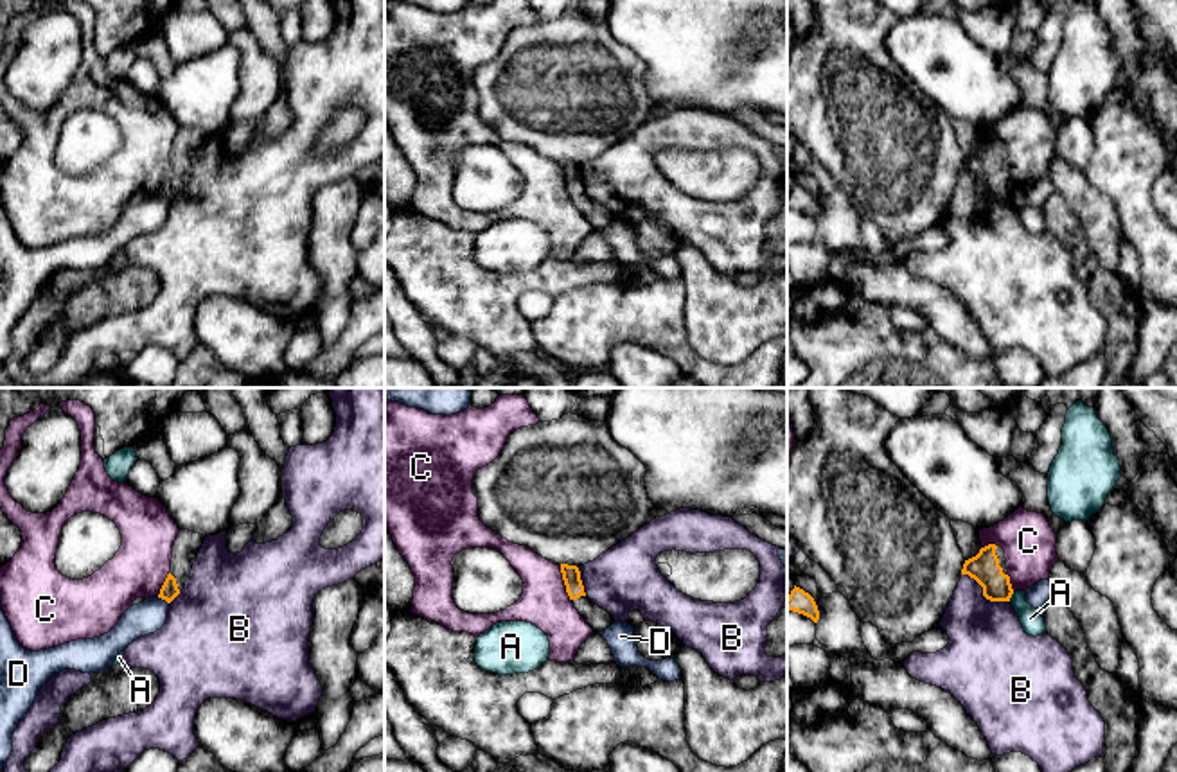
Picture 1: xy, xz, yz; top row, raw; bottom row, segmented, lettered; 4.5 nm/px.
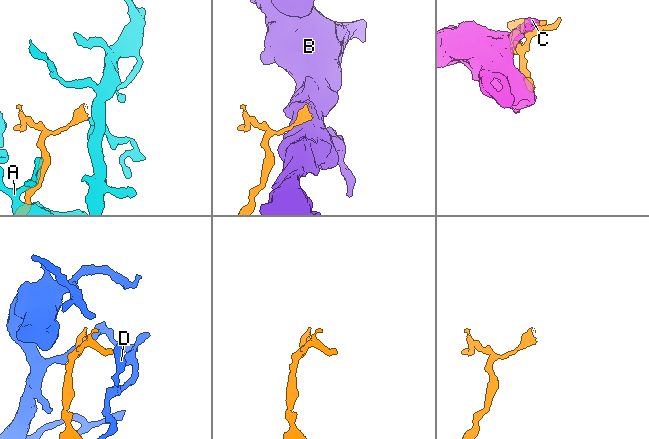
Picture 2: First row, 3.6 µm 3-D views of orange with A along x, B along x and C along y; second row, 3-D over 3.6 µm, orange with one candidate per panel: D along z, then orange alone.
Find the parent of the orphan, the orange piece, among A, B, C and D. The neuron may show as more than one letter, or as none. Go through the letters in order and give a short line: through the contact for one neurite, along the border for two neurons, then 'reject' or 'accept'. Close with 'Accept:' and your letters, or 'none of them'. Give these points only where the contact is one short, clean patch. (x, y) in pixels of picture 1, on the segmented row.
A: reject
B: line yz (962, 573), (967, 573), (987, 598), (1008, 602); reject
C: line xz (559, 566), (570, 600); reject
D: line xy (157, 596), (169, 604); reject
Accept: none of them

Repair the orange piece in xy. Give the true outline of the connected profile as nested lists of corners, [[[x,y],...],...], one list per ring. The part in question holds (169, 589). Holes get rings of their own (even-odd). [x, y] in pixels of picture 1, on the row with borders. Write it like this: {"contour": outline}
{"contour": [[[180,530],[173,546],[171,571],[160,589],[158,598],[171,603],[180,594],[198,558],[203,540],[205,537],[199,533]]]}

